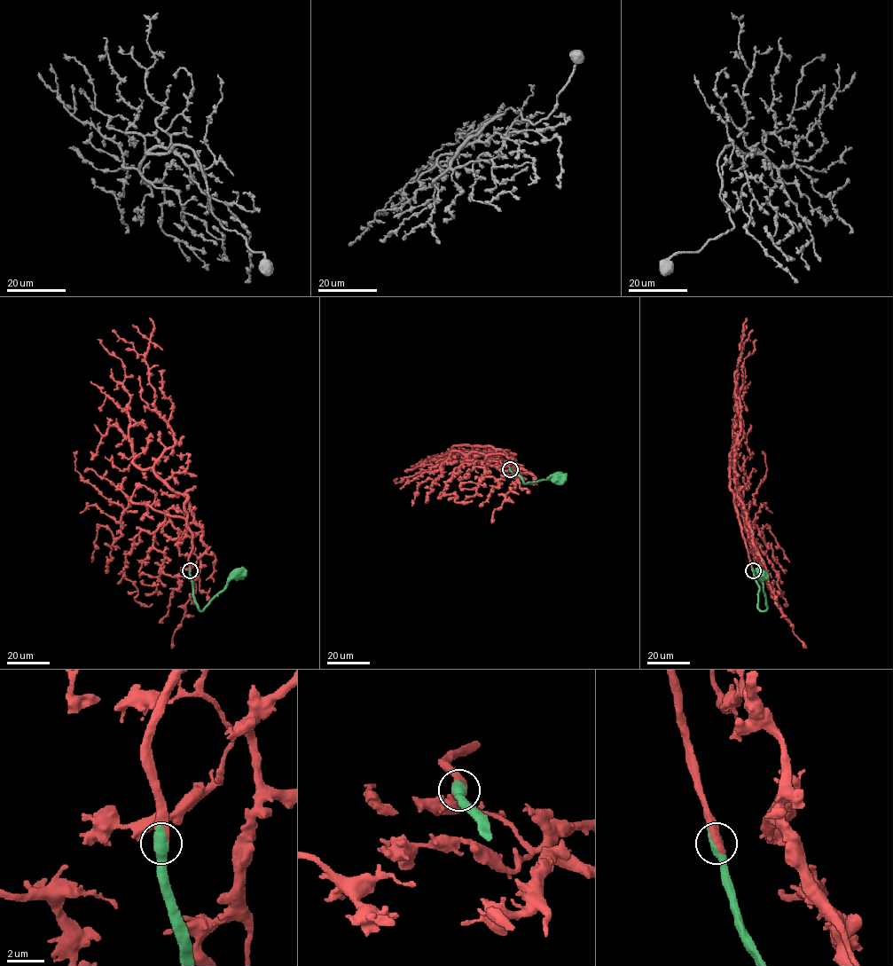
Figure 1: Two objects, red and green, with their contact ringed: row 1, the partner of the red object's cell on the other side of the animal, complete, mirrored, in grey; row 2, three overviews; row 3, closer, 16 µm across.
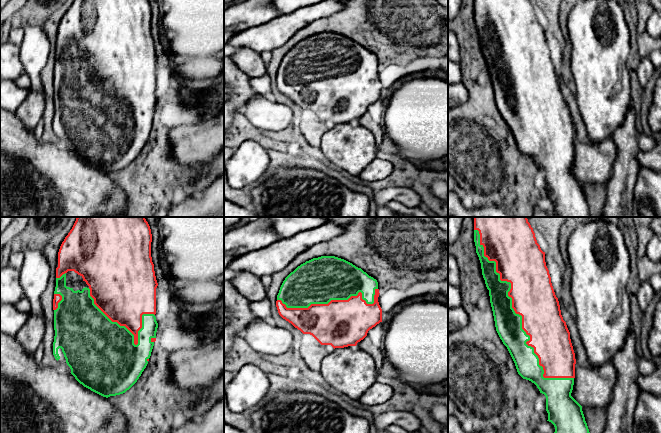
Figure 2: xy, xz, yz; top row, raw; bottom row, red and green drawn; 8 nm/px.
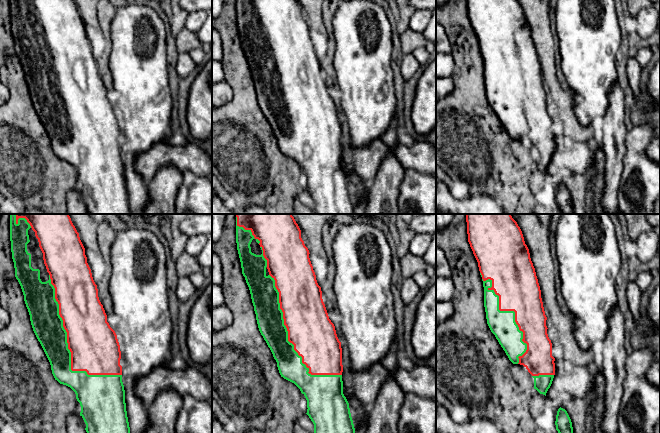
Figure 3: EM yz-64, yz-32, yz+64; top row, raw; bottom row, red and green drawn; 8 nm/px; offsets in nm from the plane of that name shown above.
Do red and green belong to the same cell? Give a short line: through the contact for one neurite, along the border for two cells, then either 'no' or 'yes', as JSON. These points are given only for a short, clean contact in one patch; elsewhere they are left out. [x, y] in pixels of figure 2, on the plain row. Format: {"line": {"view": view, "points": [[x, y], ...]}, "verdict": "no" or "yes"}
{"verdict": "yes"}

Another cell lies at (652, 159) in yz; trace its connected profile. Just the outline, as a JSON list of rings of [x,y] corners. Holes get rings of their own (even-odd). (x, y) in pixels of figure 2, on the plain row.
[[[661,142],[648,152],[638,151],[636,161],[639,168],[651,168],[657,172],[661,172]]]

